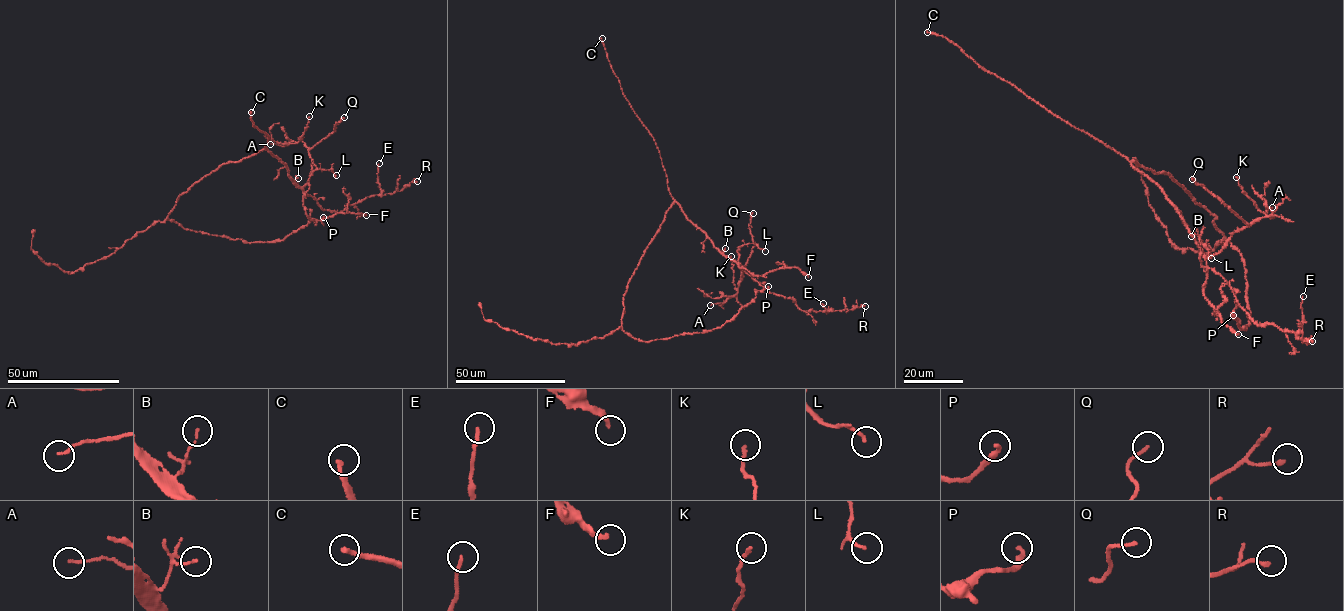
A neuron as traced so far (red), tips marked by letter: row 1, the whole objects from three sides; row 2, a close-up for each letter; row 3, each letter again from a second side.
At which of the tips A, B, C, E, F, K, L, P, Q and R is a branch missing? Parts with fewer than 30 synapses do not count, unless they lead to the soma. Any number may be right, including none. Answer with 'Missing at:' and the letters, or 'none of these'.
Missing at: C, F

